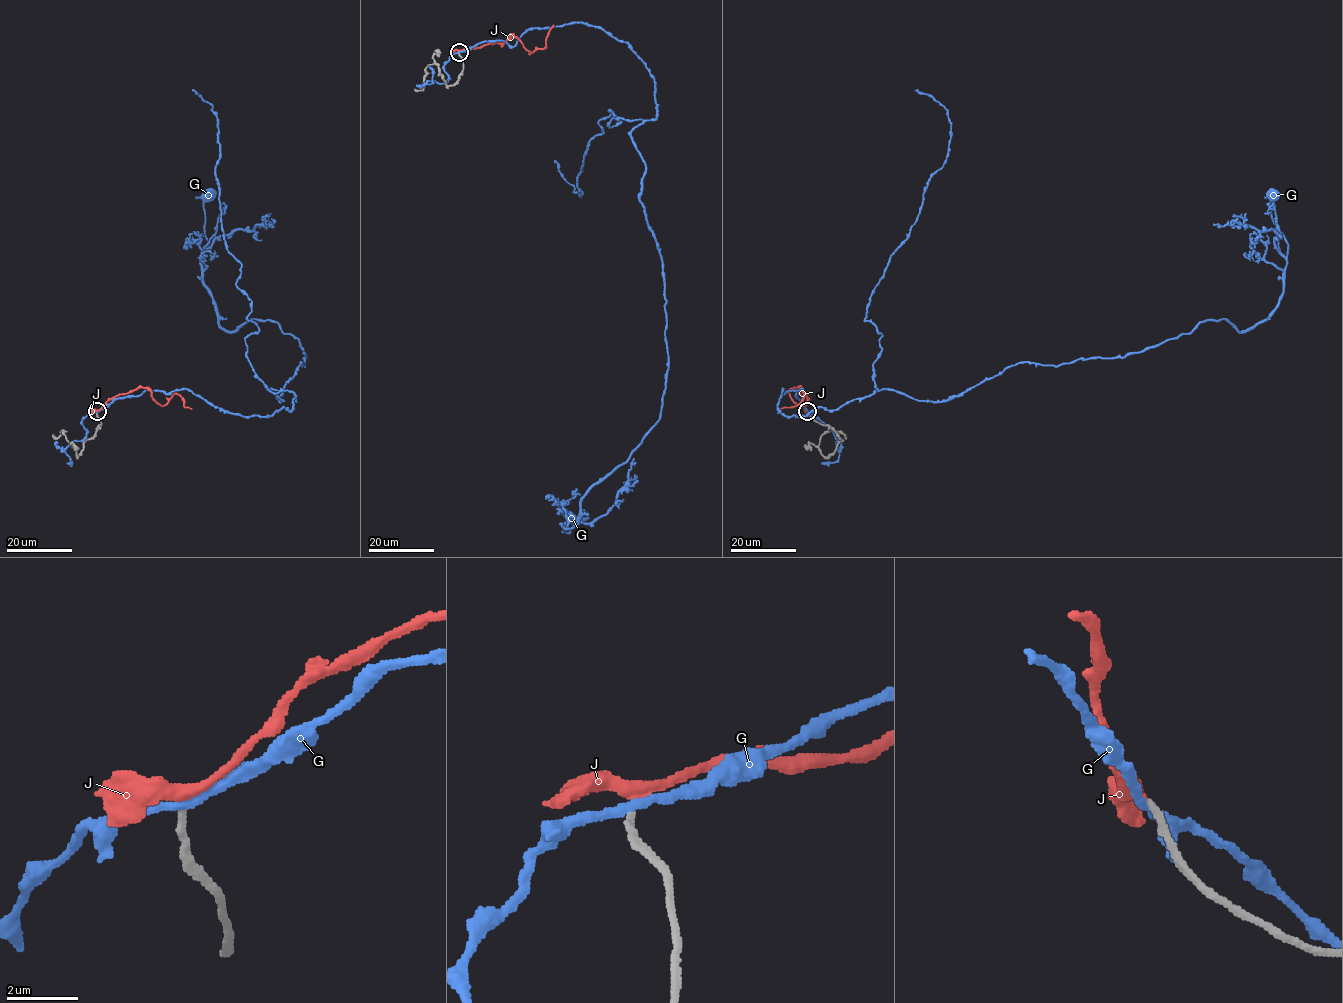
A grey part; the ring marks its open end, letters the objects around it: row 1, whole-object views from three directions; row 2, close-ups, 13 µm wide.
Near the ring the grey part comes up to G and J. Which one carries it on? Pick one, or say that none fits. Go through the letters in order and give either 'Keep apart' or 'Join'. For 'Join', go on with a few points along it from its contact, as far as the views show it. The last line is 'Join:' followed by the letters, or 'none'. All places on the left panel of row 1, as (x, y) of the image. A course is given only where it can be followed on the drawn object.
G: Keep apart
J: Join. Its course: (97, 411), (108, 400), (139, 387), (147, 387), (159, 404), (178, 394), (192, 409)
Join: J

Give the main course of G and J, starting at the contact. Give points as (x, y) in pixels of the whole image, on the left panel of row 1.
G: (96, 412), (188, 389), (242, 416), (291, 409), (269, 389), (283, 400), (299, 340), (219, 325), (206, 197)
J: (97, 411), (108, 400), (139, 387), (147, 387), (159, 404), (178, 394), (192, 409)

